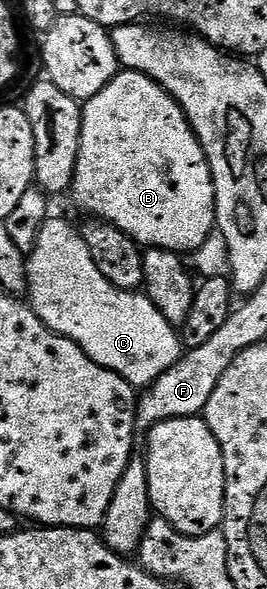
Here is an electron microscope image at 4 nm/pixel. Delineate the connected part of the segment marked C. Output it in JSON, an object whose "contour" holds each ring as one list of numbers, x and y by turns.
{"contour":[[56,218,46,220,39,230,33,251,28,253,27,267,27,296,29,294,28,299,37,317,53,332,74,340,83,354,91,358,91,362,119,374,119,378,127,381,132,388,148,388,164,372,171,370,175,362,181,360,183,345,178,329,157,309,153,299,145,295,144,291,128,292,107,282,103,270,95,266,95,258,91,258,91,250,76,223,68,224]]}

